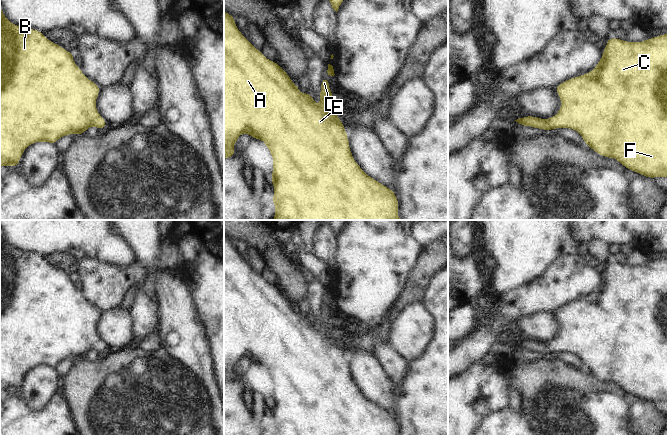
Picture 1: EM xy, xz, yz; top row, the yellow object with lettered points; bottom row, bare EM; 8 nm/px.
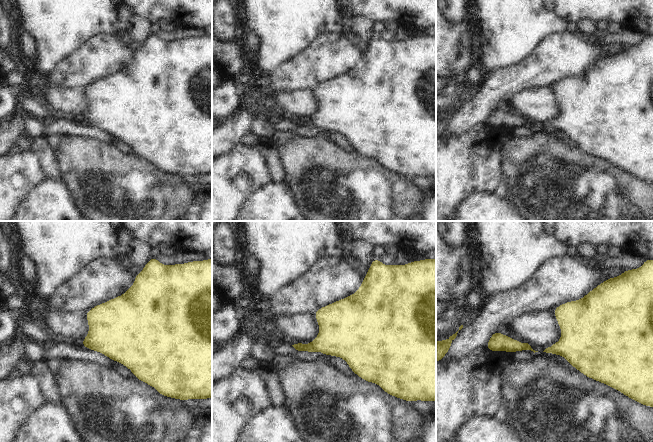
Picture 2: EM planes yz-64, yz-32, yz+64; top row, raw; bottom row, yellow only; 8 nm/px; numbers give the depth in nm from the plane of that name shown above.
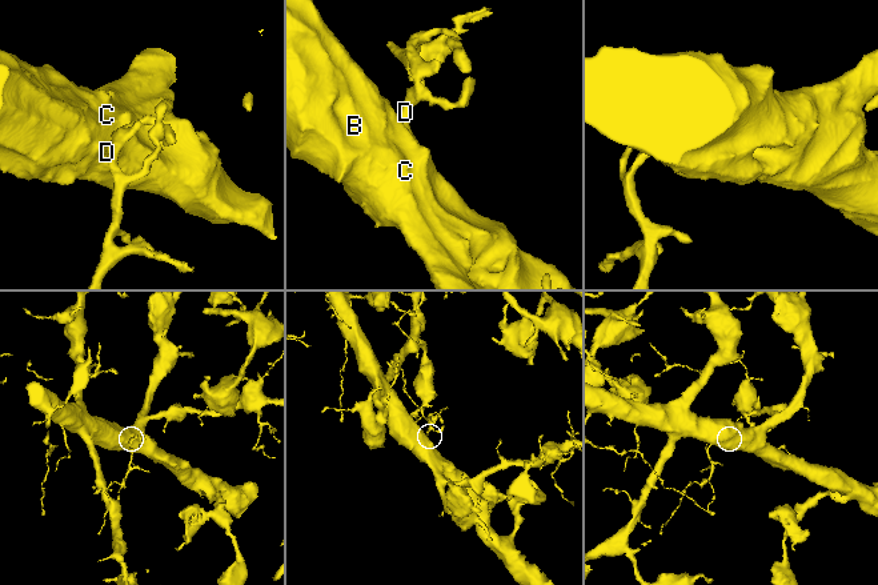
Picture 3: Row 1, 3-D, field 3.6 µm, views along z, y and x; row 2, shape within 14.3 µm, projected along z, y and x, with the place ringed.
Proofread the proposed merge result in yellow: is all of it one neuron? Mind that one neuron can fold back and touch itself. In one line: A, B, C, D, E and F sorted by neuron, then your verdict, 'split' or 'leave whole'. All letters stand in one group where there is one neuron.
groups A B C D E F; leave whole

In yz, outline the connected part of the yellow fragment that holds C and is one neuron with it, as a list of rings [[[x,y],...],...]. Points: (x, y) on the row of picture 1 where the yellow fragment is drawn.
[[[661,34],[642,42],[626,42],[618,38],[607,38],[607,45],[603,50],[603,56],[596,67],[589,73],[568,79],[555,87],[561,98],[559,112],[548,120],[534,116],[526,116],[515,120],[520,126],[530,126],[542,130],[554,130],[555,128],[570,128],[576,130],[584,140],[584,143],[597,152],[600,156],[616,158],[625,168],[639,173],[648,178],[667,177],[667,34]]]

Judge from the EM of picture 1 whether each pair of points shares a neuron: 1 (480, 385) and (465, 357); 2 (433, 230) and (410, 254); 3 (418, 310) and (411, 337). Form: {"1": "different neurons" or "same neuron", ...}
{"1": "different neurons", "2": "different neurons", "3": "same neuron"}

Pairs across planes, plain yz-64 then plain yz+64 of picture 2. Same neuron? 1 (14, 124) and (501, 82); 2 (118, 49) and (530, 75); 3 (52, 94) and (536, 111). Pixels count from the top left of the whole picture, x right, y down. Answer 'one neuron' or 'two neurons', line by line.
1: one neuron
2: one neuron
3: one neuron

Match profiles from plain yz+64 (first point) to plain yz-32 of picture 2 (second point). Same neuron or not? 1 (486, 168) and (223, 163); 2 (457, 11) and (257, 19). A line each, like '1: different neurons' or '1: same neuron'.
1: same neuron
2: different neurons

